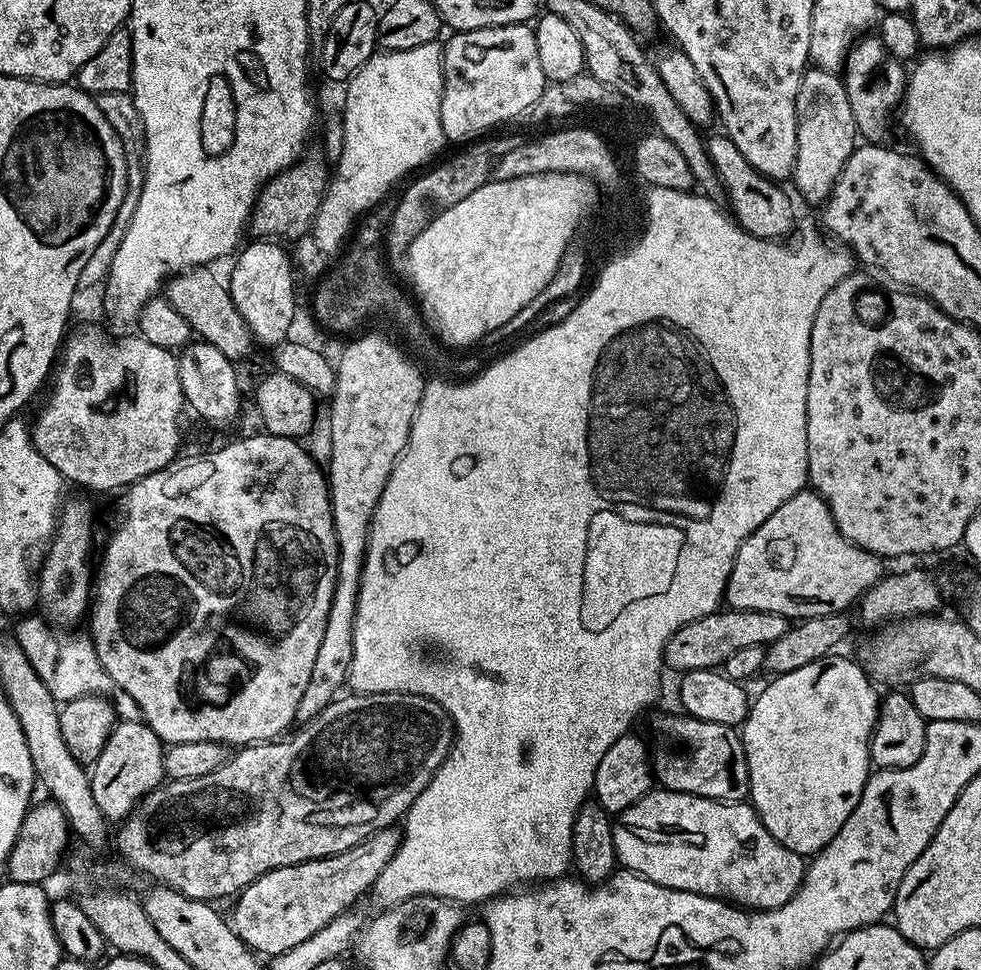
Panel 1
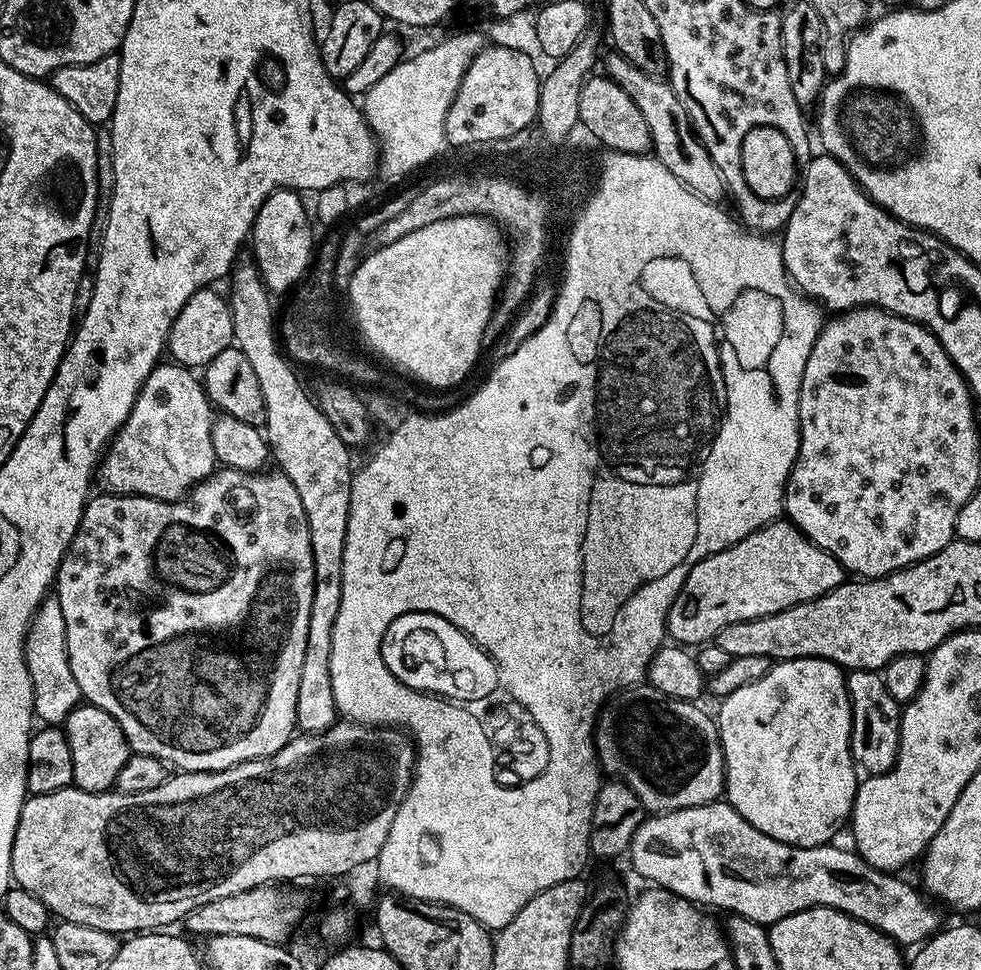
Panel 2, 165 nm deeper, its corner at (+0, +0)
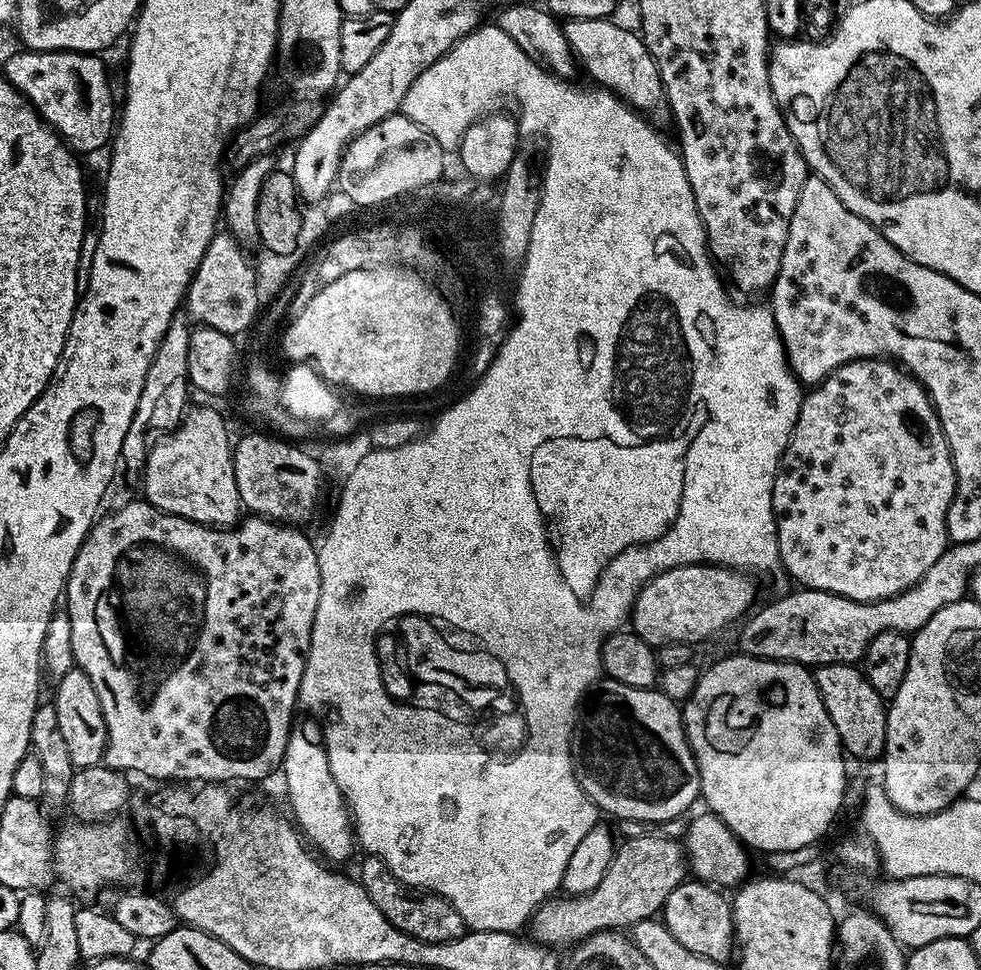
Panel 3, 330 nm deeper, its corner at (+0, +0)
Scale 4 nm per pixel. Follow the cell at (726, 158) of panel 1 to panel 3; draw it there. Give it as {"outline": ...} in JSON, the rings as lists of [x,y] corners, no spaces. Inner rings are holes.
{"outline":[[[574,18],[563,21],[566,42],[570,42],[572,55],[576,57],[579,67],[588,71],[589,81],[615,92],[630,108],[643,114],[653,125],[670,116],[670,109],[664,95],[664,83],[658,74],[658,66],[644,45],[644,38],[639,31],[623,28],[609,18]]]}

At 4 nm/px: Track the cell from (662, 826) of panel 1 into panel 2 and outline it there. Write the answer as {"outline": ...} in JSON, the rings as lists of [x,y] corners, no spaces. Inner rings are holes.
{"outline":[[[713,802],[711,804],[703,804],[702,806],[694,806],[693,808],[683,808],[682,810],[674,810],[673,812],[661,812],[659,814],[649,815],[638,826],[638,830],[634,834],[630,857],[632,856],[633,870],[636,871],[642,879],[648,880],[644,882],[651,882],[655,887],[665,888],[667,892],[678,894],[682,898],[692,901],[692,903],[697,906],[709,904],[712,908],[725,908],[725,913],[734,916],[745,916],[765,926],[774,925],[782,918],[786,918],[790,914],[798,914],[802,910],[810,910],[811,908],[836,908],[840,912],[845,912],[848,916],[853,916],[855,920],[866,922],[871,928],[877,928],[878,931],[886,934],[891,940],[895,940],[896,943],[901,946],[916,943],[916,945],[919,945],[921,942],[935,936],[937,932],[941,931],[941,909],[937,907],[917,885],[916,889],[914,885],[907,884],[904,880],[899,880],[901,878],[899,875],[891,872],[879,872],[877,868],[867,864],[855,851],[849,850],[849,852],[847,852],[844,848],[836,847],[837,845],[835,843],[830,843],[819,844],[813,848],[799,848],[793,844],[778,842],[774,838],[770,838],[770,834],[762,834],[762,830],[754,830],[754,826],[750,826],[750,822],[746,822],[746,818],[742,818],[742,814],[738,814],[738,810],[734,810],[731,804],[727,802]]]}

